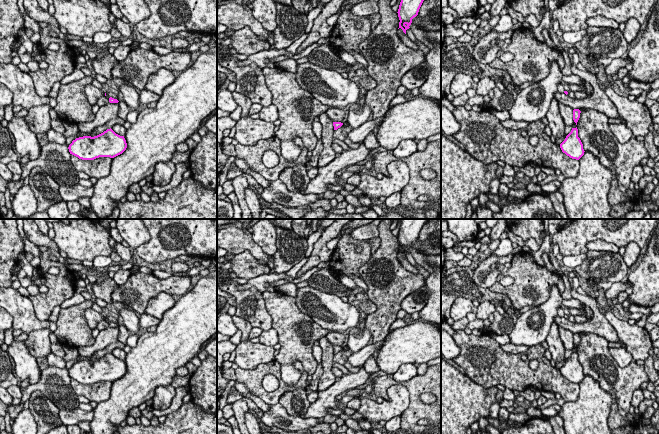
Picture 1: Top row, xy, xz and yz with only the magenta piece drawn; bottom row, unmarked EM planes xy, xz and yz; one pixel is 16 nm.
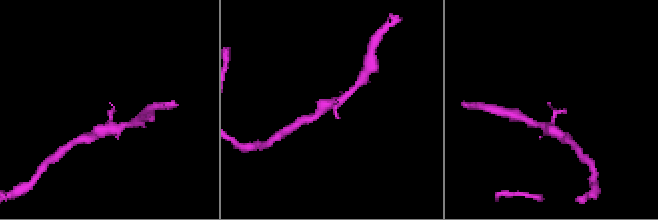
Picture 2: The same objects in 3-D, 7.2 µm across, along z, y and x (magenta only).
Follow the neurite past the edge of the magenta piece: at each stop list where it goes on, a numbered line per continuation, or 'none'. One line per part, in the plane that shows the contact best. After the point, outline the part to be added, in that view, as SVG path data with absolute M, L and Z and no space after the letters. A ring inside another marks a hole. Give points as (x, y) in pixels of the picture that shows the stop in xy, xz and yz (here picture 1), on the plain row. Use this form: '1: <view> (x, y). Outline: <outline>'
none

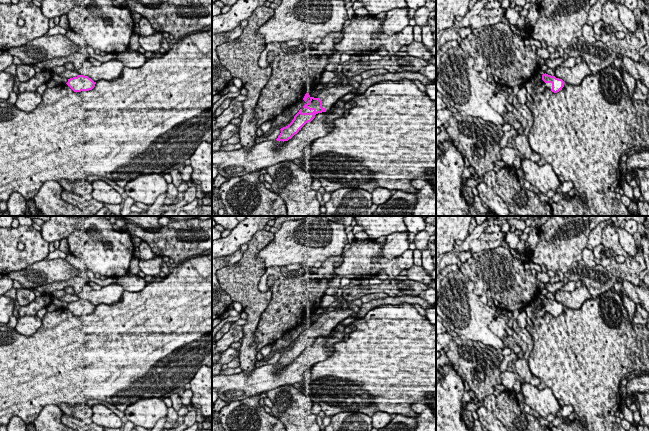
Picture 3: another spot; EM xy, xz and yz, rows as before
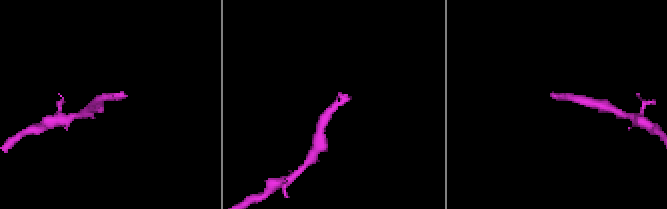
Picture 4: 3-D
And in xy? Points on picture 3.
none

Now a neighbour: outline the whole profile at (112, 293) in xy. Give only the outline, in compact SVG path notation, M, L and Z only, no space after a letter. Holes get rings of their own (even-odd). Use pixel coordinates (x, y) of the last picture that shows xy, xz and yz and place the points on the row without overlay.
M112 283L100 290L92 290L90 292L80 292L78 293L79 298L88 300L94 306L99 304L113 305L119 302L122 298L124 289L119 284Z

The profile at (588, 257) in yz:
M585 248L582 251L582 260L585 262L586 266L590 268L596 266L597 264L595 263L594 259L595 257L592 250Z

